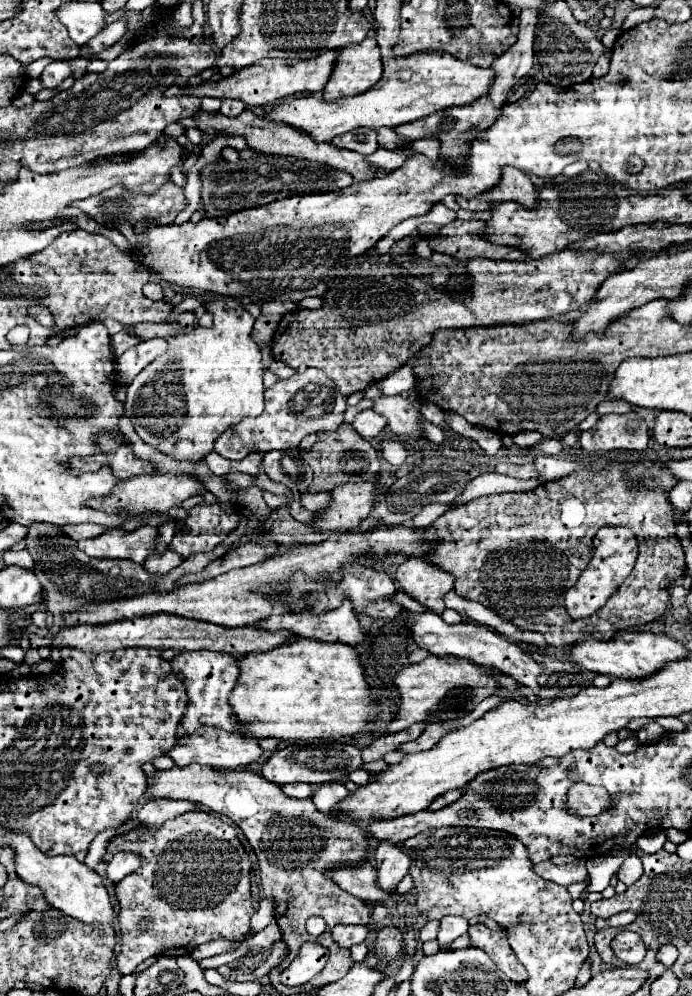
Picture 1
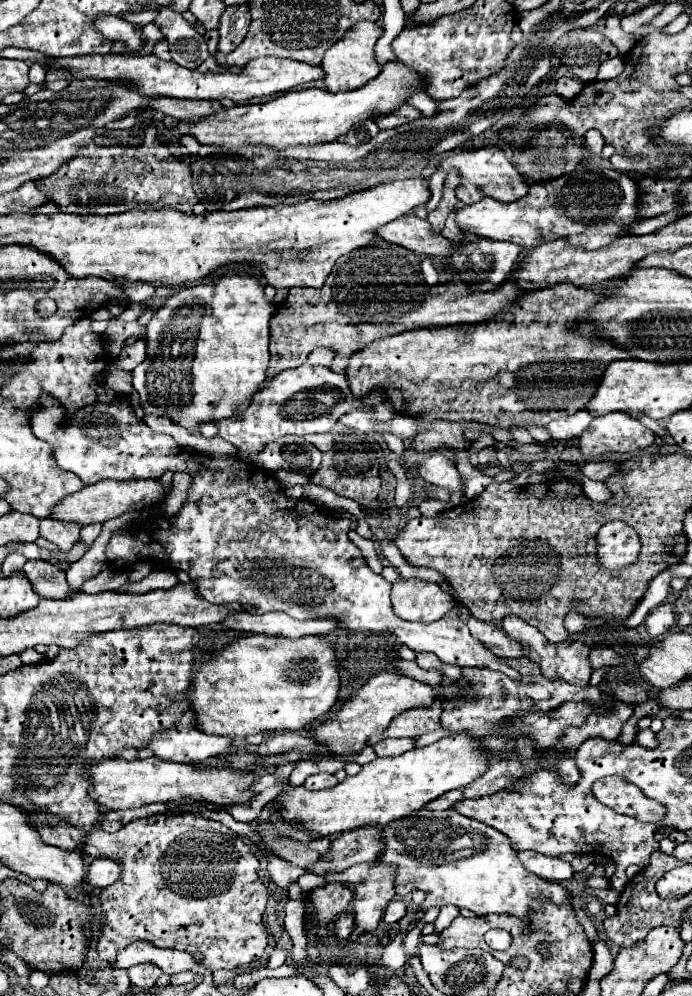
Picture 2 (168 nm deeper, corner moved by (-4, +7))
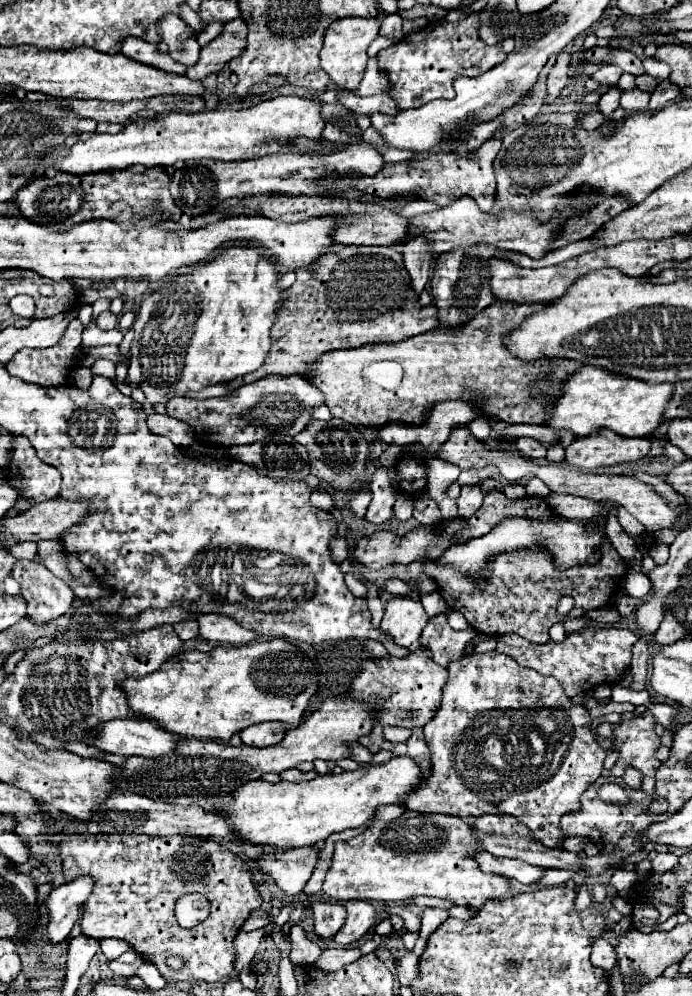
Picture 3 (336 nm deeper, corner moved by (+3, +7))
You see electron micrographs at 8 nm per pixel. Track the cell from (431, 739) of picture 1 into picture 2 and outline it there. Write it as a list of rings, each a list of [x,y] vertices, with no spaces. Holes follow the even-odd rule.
[[[380,739],[378,743],[372,745],[374,753],[378,757],[392,757],[392,755],[400,755],[406,753],[414,747],[412,739]]]

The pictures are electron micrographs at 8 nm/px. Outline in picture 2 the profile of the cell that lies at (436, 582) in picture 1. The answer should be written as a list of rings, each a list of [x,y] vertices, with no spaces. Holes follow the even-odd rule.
[[[398,579],[392,585],[392,607],[396,617],[404,621],[432,623],[442,619],[454,607],[454,601],[440,585]]]

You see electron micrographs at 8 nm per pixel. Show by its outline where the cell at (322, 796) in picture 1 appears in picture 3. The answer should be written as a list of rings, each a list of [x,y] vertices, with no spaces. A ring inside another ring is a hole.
[[[289,769],[289,771],[285,771],[285,773],[281,773],[281,777],[285,779],[285,781],[311,781],[311,779],[315,779],[319,773],[317,771],[307,771],[307,773],[303,773],[303,771],[299,771],[299,769]]]

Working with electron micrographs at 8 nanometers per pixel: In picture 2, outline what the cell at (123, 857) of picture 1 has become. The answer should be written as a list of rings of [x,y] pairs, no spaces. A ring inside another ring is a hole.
[[[96,859],[90,863],[86,873],[84,889],[88,889],[86,895],[94,895],[98,889],[104,889],[112,885],[120,877],[120,865],[114,859]]]

